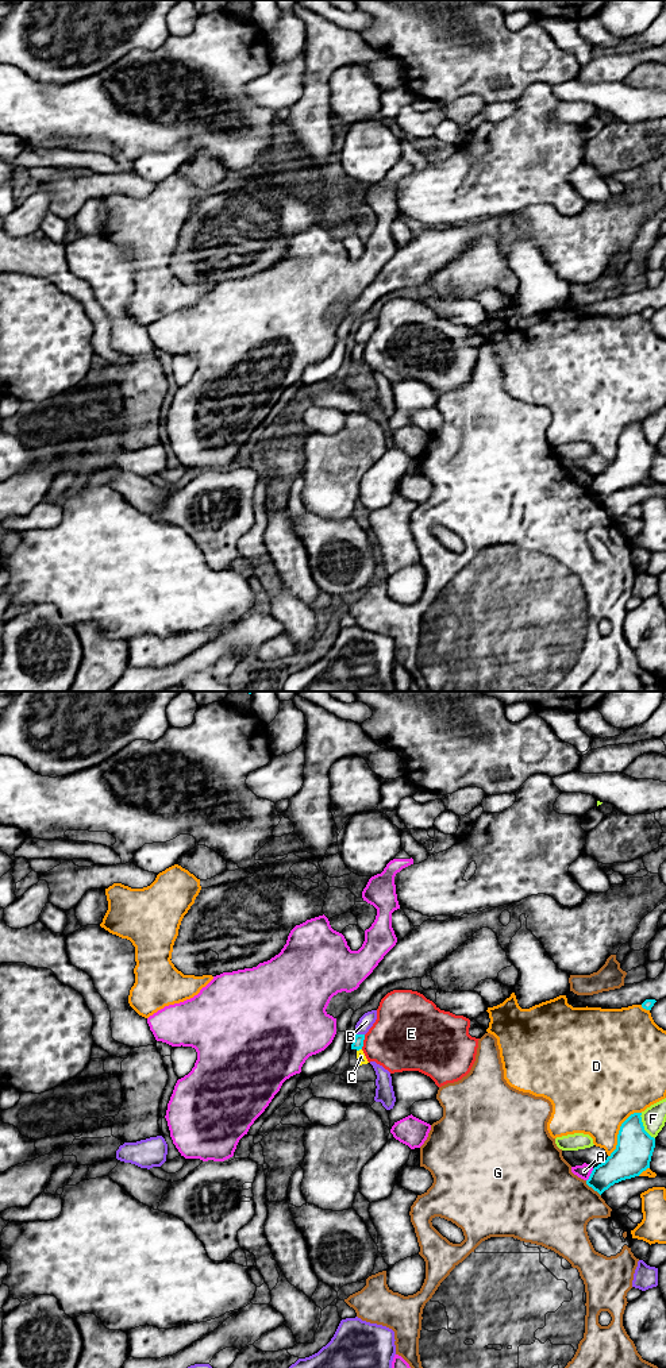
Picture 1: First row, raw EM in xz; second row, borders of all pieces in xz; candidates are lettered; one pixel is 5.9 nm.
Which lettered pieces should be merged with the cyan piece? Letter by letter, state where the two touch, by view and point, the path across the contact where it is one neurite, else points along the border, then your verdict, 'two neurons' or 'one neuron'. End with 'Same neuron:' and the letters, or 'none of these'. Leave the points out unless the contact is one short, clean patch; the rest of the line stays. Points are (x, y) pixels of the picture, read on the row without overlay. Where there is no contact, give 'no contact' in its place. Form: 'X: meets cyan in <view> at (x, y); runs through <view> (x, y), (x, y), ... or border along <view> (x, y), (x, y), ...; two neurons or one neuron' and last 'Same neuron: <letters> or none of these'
A: meets cyan in xz at (591, 484); two neurons
B: meets cyan in xz at (361, 343); two neurons
C: meets cyan in xz at (358, 358); runs through xz (357, 353), (358, 358), (361, 365); one neuron
D: meets cyan in xz at (619, 439); two neurons
E: meets cyan in xz at (362, 350); two neurons
F: meets cyan in xz at (643, 435); two neurons
G: meets cyan in xz at (592, 496); two neurons
Same neuron: C

